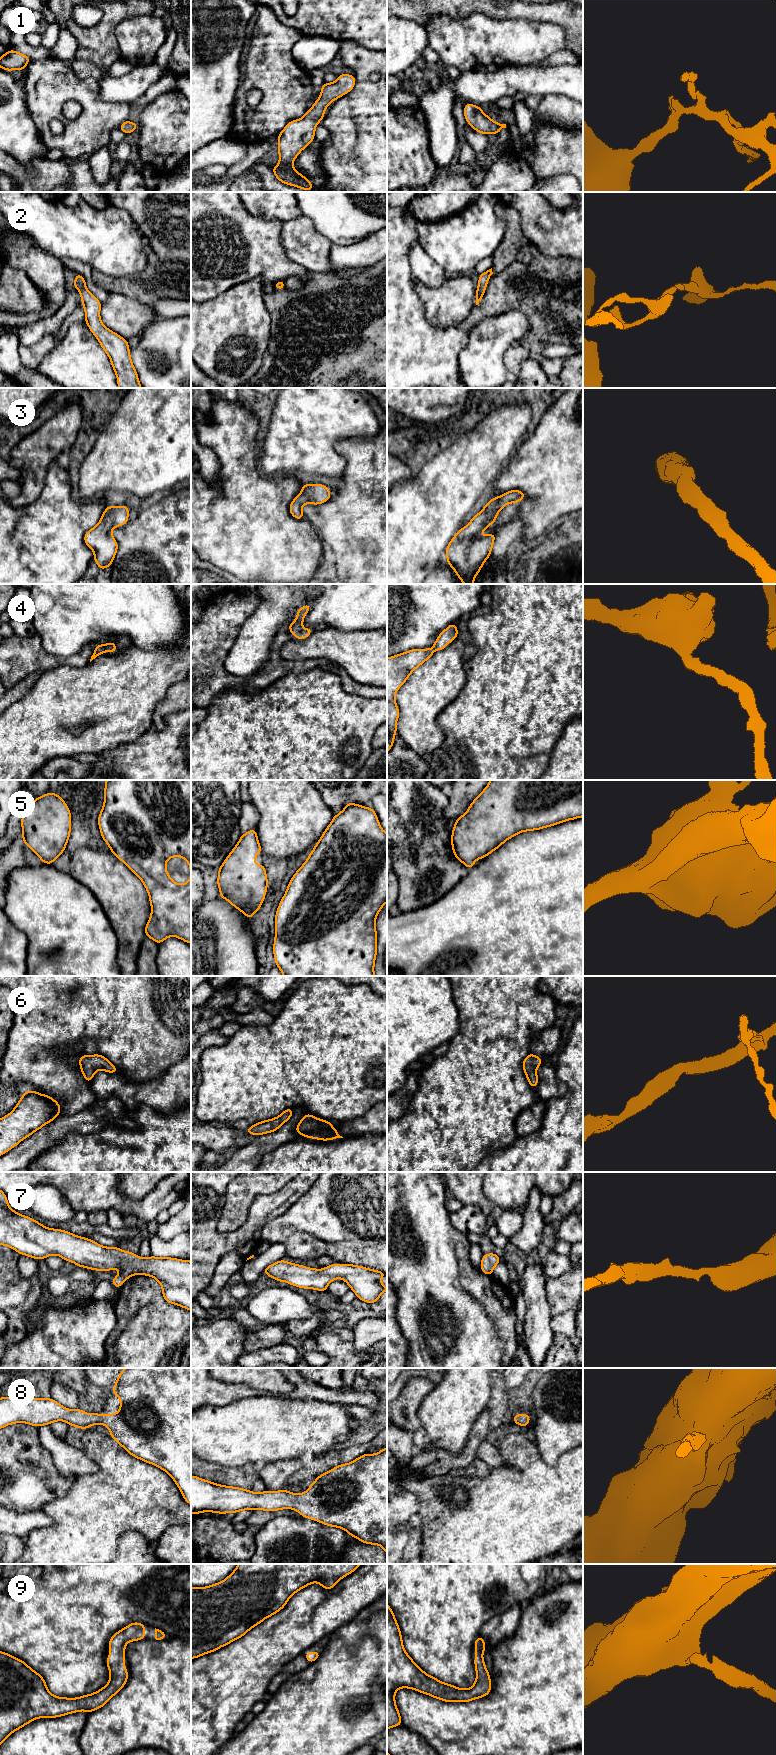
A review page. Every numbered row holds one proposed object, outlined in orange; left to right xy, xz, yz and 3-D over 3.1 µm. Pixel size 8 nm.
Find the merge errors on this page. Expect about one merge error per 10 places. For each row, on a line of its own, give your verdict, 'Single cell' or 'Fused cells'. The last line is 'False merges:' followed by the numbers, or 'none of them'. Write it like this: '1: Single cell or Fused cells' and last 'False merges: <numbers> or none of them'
1: Single cell
2: Single cell
3: Single cell
4: Single cell
5: Single cell
6: Single cell
7: Single cell
8: Single cell
9: Single cell
False merges: none of them

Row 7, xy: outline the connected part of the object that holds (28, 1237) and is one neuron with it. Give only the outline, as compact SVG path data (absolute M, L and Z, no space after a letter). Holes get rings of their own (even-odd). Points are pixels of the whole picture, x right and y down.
M0 1190L0 1245L8 1246L20 1255L34 1259L46 1259L50 1255L58 1255L65 1261L73 1262L78 1267L91 1270L120 1269L119 1275L111 1280L117 1289L133 1275L151 1276L160 1283L165 1302L191 1311L191 1261L154 1256L139 1258L137 1254L121 1250L118 1247L101 1246L93 1240L65 1230L47 1228L36 1220L12 1210L2 1190Z

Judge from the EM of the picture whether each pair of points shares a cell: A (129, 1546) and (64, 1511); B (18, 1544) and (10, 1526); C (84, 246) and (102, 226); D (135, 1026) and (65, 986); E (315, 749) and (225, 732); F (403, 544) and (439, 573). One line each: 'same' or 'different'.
A: different
B: different
C: same
D: same
E: same
F: different

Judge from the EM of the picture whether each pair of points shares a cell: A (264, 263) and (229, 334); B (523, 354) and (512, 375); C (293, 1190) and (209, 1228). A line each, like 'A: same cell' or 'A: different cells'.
A: different cells
B: same cell
C: same cell

